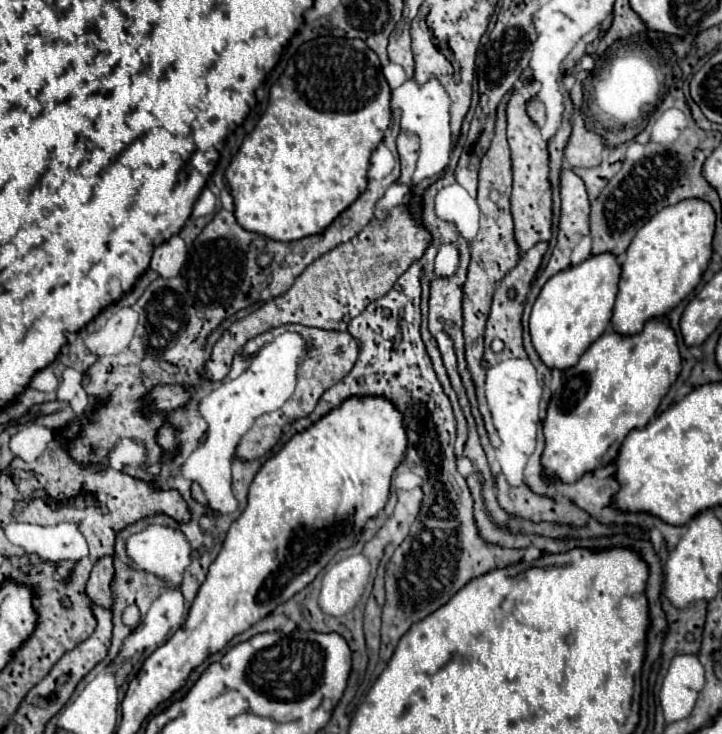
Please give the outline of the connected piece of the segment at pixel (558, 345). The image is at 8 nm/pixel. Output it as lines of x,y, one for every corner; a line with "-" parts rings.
601,253
599,257
585,259
577,267
557,273
543,285
531,309
529,333
537,355
549,369
567,371
579,361
589,345
609,329
619,275
621,267
617,257
611,257
611,253

